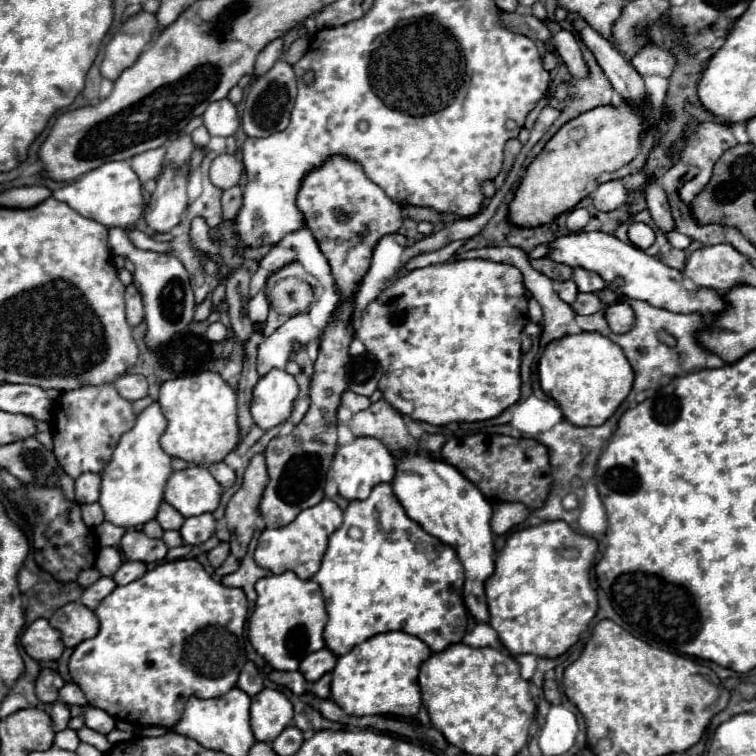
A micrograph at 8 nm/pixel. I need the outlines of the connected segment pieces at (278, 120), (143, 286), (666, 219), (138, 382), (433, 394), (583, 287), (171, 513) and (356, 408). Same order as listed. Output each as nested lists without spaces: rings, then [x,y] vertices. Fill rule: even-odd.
[[[277,60],[271,70],[267,70],[263,76],[255,78],[255,82],[247,88],[245,108],[243,108],[243,116],[241,116],[241,126],[243,126],[245,134],[261,138],[261,136],[269,136],[273,132],[285,130],[285,126],[289,124],[289,114],[293,110],[295,98],[297,98],[297,82],[295,82],[293,66],[283,60]]]
[[[111,228],[109,230],[109,248],[117,256],[129,258],[137,268],[137,288],[143,298],[145,306],[145,344],[149,350],[157,350],[161,344],[169,342],[175,334],[183,332],[191,322],[195,314],[195,296],[189,284],[189,274],[183,268],[183,264],[173,254],[159,254],[149,250],[139,250],[131,244],[125,230]],[[171,282],[171,284],[169,284]]]
[[[651,178],[647,188],[645,188],[645,196],[647,196],[647,210],[651,212],[655,224],[663,230],[663,232],[669,232],[673,230],[673,218],[669,214],[669,202],[667,202],[667,196],[665,196],[665,190],[659,186],[657,178]]]
[[[123,374],[113,382],[115,390],[129,402],[147,396],[147,378],[139,374]]]
[[[455,260],[455,262],[433,264],[433,266],[411,270],[409,274],[397,278],[395,284],[389,284],[385,290],[381,290],[379,296],[363,310],[363,320],[361,320],[357,338],[365,344],[367,352],[371,352],[381,364],[381,368],[385,370],[385,376],[381,376],[379,380],[379,390],[383,392],[383,398],[387,398],[395,410],[411,416],[413,420],[429,422],[433,426],[443,426],[447,422],[479,422],[479,420],[495,418],[505,408],[509,408],[520,399],[521,332],[527,322],[529,322],[527,296],[523,286],[523,274],[519,272],[519,268],[511,264],[497,264],[491,260]]]
[[[577,268],[575,270],[573,282],[577,284],[579,292],[601,292],[605,288],[605,282],[601,280],[599,274],[589,272],[589,270],[583,270],[583,268]]]
[[[161,502],[155,520],[161,524],[163,530],[179,530],[183,526],[183,522],[185,522],[185,518],[167,502]]]
[[[347,390],[347,392],[343,394],[343,402],[341,402],[341,406],[349,408],[353,414],[355,414],[355,412],[361,412],[361,410],[365,410],[369,404],[371,404],[371,402],[369,402],[369,398],[367,398],[367,396],[353,394],[351,390]]]

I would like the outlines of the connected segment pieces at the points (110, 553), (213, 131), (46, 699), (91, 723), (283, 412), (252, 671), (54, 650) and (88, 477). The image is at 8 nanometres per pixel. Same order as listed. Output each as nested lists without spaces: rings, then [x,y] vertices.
[[[109,546],[109,548],[101,548],[99,550],[95,566],[99,571],[102,569],[102,572],[100,572],[101,576],[112,577],[119,570],[121,564],[123,564],[123,558],[121,558],[121,554],[119,554],[117,548]]]
[[[227,98],[211,102],[203,112],[203,124],[211,136],[223,136],[223,138],[233,136],[239,128],[237,108]]]
[[[43,668],[39,678],[37,678],[37,684],[35,684],[35,692],[37,692],[37,698],[43,702],[43,704],[53,704],[59,696],[59,690],[63,688],[63,678],[51,670],[51,668]]]
[[[89,706],[83,714],[83,720],[85,720],[85,726],[99,732],[99,734],[107,734],[115,728],[115,718],[111,718],[107,712],[99,710],[99,708],[93,708]]]
[[[273,368],[265,376],[261,376],[253,390],[253,402],[251,402],[251,414],[255,424],[263,430],[269,430],[285,422],[291,414],[297,392],[299,386],[295,378],[285,370]]]
[[[247,662],[239,674],[237,680],[237,688],[241,688],[243,692],[247,692],[249,696],[255,696],[263,690],[263,678],[261,672],[257,670],[257,666],[253,662]]]
[[[39,618],[27,626],[27,630],[21,636],[21,646],[31,658],[39,662],[57,660],[65,650],[61,632],[55,630],[45,618]]]
[[[87,472],[81,474],[75,480],[75,500],[77,504],[89,504],[99,500],[99,490],[101,490],[101,476]]]

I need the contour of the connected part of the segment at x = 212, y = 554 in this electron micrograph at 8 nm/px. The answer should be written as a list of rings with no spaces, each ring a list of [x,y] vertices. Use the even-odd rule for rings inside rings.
[[[221,542],[219,546],[215,546],[213,550],[207,552],[207,558],[209,558],[209,562],[211,562],[213,568],[219,568],[225,562],[227,554],[229,554],[229,544],[227,542]]]

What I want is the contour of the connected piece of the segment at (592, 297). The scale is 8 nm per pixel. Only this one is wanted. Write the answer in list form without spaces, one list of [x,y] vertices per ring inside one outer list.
[[[579,294],[575,304],[573,304],[575,314],[595,314],[601,308],[603,308],[603,304],[601,304],[597,294]]]

